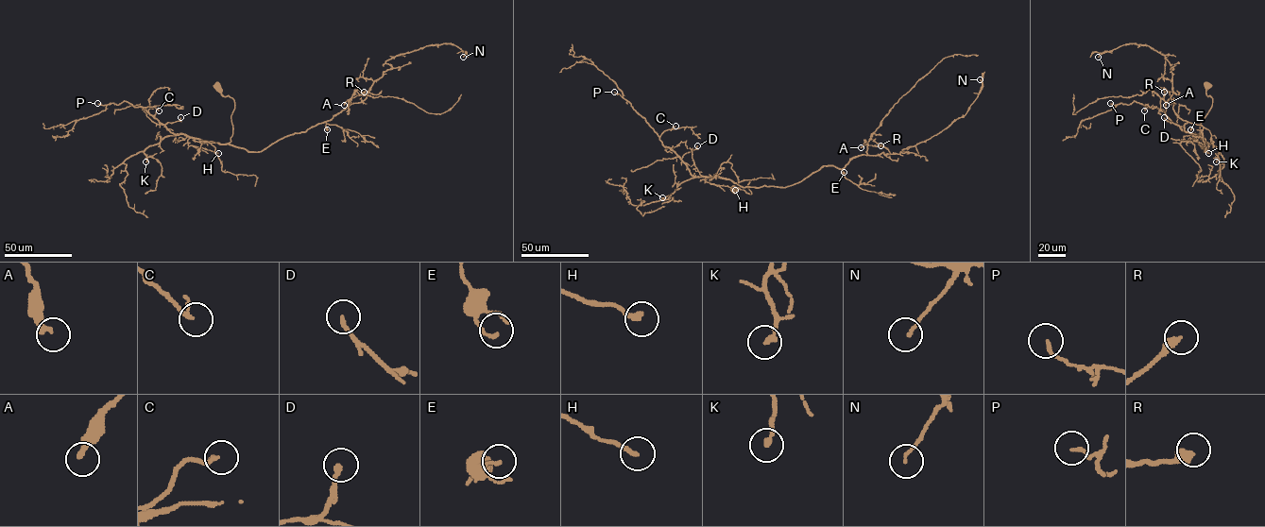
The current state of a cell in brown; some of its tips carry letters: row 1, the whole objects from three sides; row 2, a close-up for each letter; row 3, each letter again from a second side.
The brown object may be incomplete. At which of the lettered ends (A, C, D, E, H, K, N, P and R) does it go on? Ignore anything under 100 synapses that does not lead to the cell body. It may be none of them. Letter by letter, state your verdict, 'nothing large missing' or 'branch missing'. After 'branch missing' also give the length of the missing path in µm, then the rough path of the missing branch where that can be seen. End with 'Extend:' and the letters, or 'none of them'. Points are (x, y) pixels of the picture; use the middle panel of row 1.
A: nothing large missing
C: nothing large missing
D: nothing large missing
E: nothing large missing
H: nothing large missing
K: nothing large missing
N: nothing large missing
P: nothing large missing
R: nothing large missing
Extend: none of them

